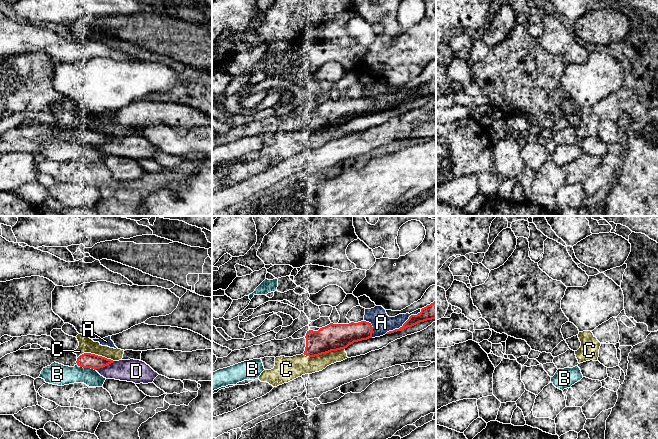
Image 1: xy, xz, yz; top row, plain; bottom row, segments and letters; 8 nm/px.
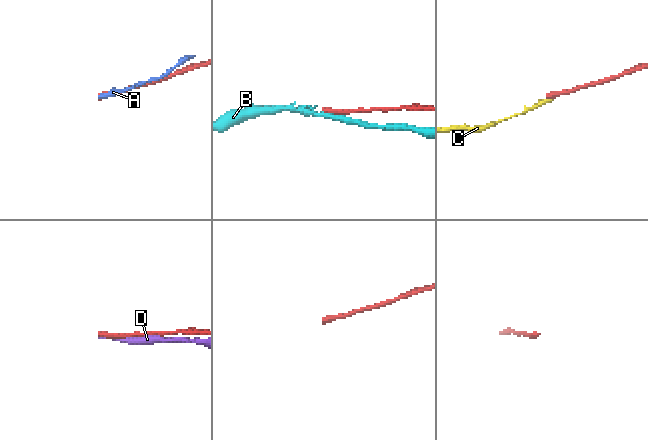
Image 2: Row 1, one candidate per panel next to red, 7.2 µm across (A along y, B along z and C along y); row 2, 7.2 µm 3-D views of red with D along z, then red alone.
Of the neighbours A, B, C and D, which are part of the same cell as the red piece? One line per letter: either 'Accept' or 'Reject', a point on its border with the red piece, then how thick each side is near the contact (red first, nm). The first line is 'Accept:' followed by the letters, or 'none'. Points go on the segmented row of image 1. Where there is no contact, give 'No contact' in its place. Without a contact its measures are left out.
Accept: none
A: Reject. Touches red at xz (404, 323). Thickness 120 nm (red) against 160 nm
B: Reject. Touches red at xy (86, 367). Thickness 130 nm (red) against 180 nm
C: Reject. Touches red at xz (323, 353). Thickness 220 nm (red) against 170 nm
D: Reject. Touches red at xy (104, 366). Thickness 130 nm (red) against 180 nm

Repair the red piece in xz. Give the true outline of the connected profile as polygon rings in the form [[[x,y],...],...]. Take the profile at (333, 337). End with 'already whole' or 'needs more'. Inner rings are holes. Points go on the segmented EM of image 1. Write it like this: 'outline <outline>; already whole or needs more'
outline [[[366,321],[349,324],[330,323],[318,331],[307,331],[306,336],[300,339],[292,337],[283,340],[274,339],[260,345],[234,350],[227,357],[217,357],[216,362],[212,365],[212,372],[264,357],[293,357],[301,354],[315,357],[345,349],[354,342],[372,338],[372,333],[373,327]]]; needs more

